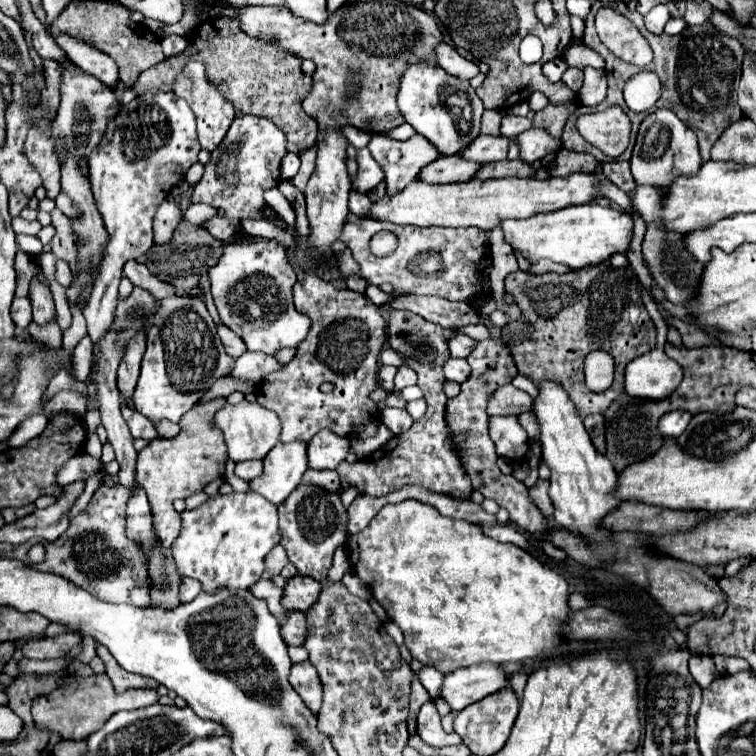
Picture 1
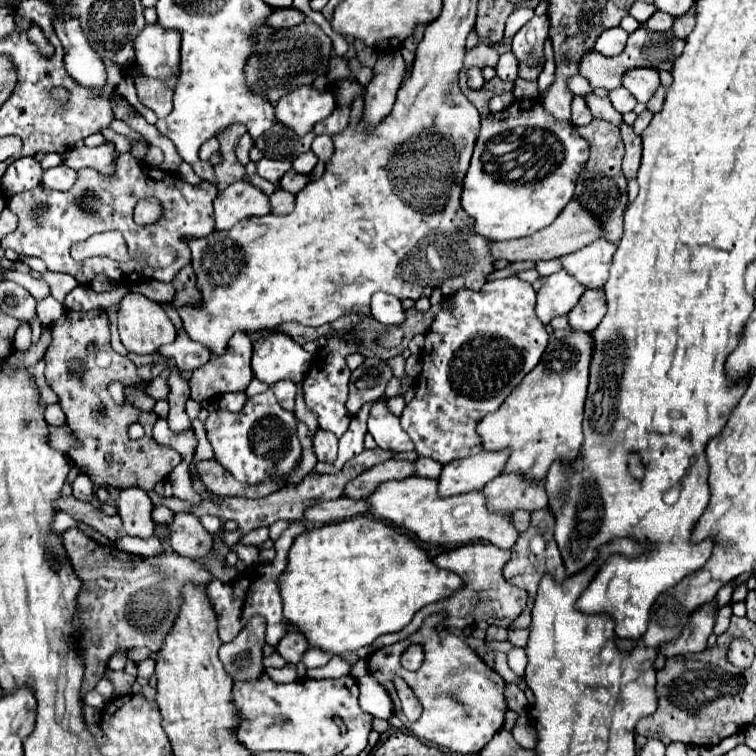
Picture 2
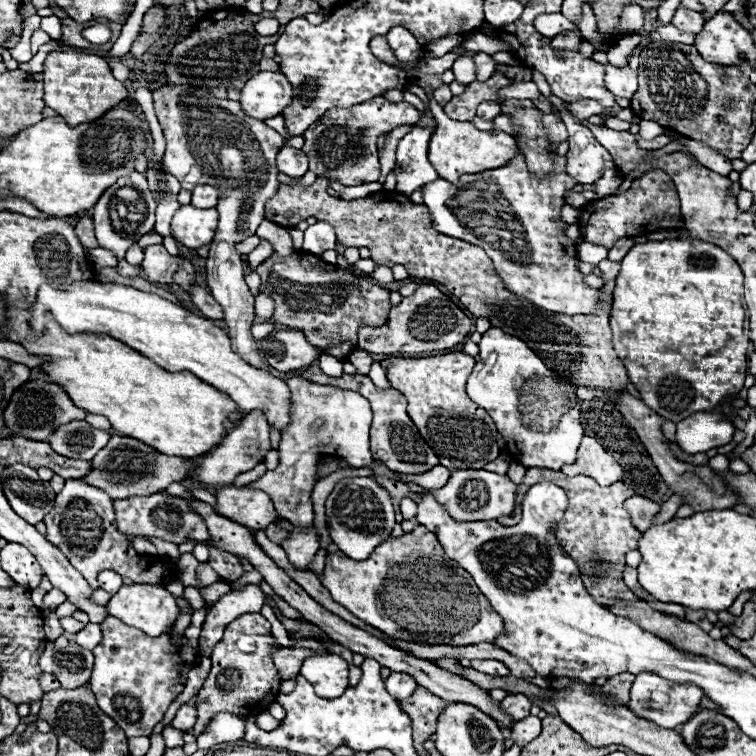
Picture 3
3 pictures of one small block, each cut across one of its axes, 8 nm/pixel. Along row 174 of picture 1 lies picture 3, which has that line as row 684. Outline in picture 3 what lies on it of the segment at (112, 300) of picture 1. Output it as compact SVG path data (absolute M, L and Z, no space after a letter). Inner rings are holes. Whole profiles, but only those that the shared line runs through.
M108 616L100 626L102 626L102 642L98 644L98 648L92 650L96 662L88 686L96 694L98 706L126 732L128 738L148 736L152 734L154 726L164 718L170 702L184 690L186 674L198 664L200 654L192 646L188 646L186 636L178 636L172 630L168 630L158 638L152 638L142 634L138 628L130 628L118 622L114 616Z

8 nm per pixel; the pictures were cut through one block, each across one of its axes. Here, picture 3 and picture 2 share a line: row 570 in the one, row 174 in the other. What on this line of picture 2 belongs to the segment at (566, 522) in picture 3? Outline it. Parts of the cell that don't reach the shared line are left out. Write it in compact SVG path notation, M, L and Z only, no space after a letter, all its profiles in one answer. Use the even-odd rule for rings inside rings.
M592 120L588 126L576 128L578 134L590 142L590 158L584 166L584 172L578 176L574 198L582 202L590 212L594 212L604 224L604 238L608 242L618 244L622 238L622 214L626 210L626 178L622 174L622 158L624 144L620 136L620 128L606 120Z

